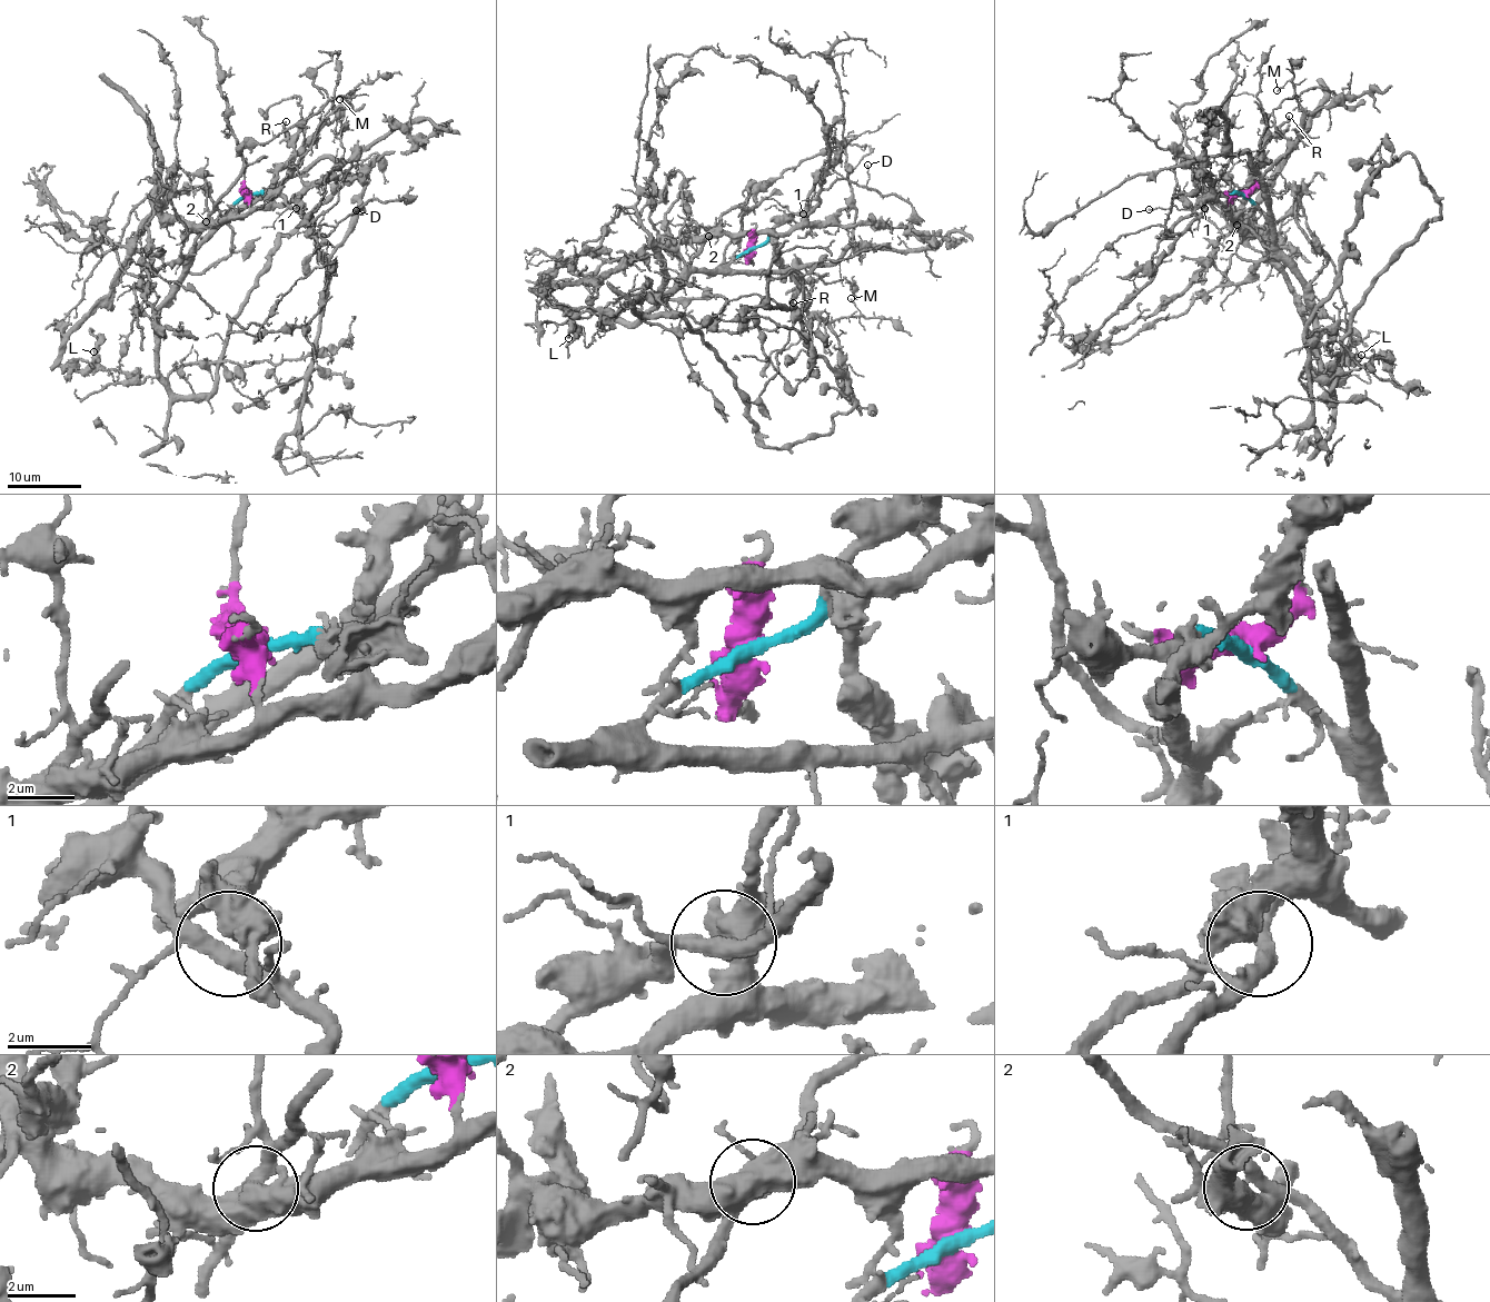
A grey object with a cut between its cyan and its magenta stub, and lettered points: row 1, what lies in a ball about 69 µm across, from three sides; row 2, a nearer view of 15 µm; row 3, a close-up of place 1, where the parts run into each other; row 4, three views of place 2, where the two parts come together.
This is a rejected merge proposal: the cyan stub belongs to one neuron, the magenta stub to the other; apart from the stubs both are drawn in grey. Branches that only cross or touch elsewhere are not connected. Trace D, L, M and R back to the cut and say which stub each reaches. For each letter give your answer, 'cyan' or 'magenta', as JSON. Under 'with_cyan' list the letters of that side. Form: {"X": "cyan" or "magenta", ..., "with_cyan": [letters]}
{"D": "cyan", "L": "magenta", "M": "cyan", "R": "magenta", "with_cyan": ["D", "M"]}

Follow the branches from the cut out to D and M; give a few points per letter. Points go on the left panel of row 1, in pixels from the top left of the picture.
D: (247, 195), (279, 195), (304, 214), (317, 234), (329, 234), (356, 210)
M: (247, 195), (229, 212), (261, 200), (281, 184), (298, 166), (307, 138), (340, 100)

